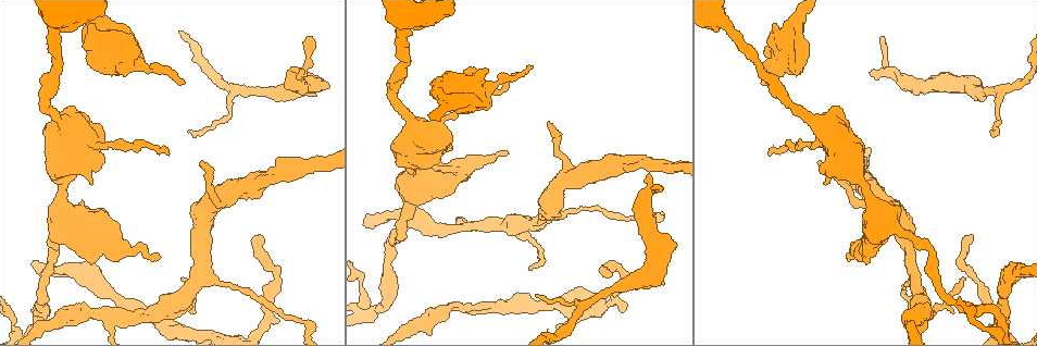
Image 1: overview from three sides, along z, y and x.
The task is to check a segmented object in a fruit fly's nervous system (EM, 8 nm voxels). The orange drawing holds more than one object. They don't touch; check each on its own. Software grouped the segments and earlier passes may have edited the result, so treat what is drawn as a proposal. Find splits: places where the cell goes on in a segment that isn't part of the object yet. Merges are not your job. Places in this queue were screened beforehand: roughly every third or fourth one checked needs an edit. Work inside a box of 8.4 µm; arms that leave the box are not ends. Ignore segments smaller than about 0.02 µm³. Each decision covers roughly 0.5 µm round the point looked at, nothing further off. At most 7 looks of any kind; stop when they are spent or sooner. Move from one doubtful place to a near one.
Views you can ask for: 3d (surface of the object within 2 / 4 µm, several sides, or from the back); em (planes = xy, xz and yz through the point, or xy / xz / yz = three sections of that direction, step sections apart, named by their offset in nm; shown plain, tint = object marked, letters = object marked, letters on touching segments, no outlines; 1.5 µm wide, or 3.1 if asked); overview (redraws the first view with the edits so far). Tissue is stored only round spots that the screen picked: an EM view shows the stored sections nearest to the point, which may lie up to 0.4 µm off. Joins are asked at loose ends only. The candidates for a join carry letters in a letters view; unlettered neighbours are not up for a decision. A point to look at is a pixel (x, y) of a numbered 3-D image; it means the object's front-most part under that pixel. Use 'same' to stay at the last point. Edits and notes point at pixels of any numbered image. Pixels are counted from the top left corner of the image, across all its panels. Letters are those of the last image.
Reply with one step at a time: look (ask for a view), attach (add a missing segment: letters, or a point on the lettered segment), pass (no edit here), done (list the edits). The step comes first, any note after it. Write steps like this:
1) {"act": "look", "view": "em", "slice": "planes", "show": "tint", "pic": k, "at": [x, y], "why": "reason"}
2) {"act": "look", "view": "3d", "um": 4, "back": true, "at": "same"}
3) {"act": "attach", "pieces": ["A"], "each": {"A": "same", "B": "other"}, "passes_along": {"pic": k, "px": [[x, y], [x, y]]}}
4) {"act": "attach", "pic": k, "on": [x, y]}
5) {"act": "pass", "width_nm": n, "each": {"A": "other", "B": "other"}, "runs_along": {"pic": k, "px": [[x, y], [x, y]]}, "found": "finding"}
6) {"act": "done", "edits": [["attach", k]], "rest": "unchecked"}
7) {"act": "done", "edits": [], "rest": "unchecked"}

{"act": "look", "view": "3d", "um": 4, "pic": 1, "at": [183, 82], "why": "branch stops here"}

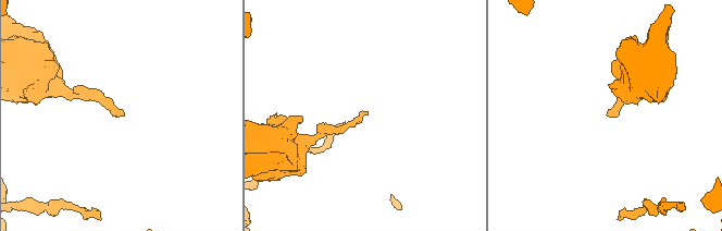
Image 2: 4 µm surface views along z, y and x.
{"act": "look", "view": "em", "slice": "planes", "show": "plain", "pic": 2, "at": [122, 111], "why": "now the EM"}

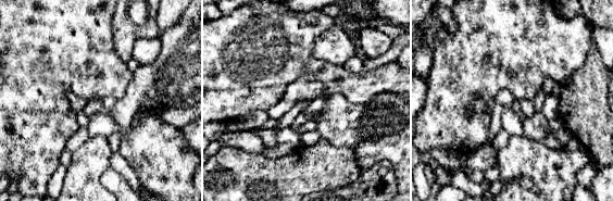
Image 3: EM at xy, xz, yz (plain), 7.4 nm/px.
{"act": "look", "view": "em", "slice": "planes", "show": "letters", "at": "same", "why": "what lies round it"}

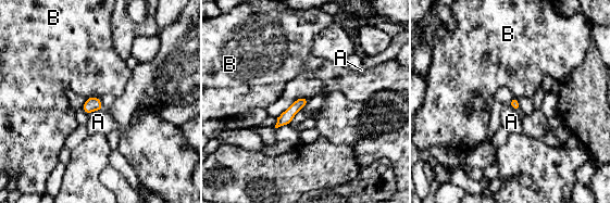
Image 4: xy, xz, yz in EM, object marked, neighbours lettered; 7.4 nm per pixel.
{"act": "pass", "each": {"A": "other", "B": "other"}, "runs_along": {"pic": 4, "px": [[306, 99], [279, 123]]}, "found": "none of them fits"}

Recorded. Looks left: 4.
{"act": "look", "view": "em", "slice": "xz", "step": 8, "show": "letters", "pic": 1, "at": [300, 74], "why": "free end"}

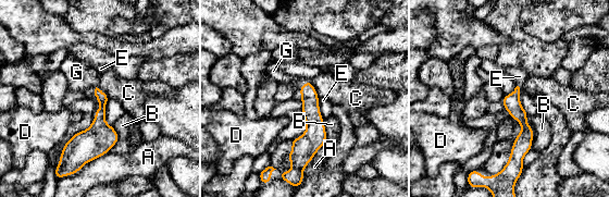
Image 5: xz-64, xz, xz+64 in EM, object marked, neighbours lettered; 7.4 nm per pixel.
{"act": "attach", "pieces": ["G"], "each": {"A": "other", "B": "other", "C": "other", "D": "other", "E": "other", "G": "same"}, "passes_along": {"pic": 5, "px": [[311, 112], [303, 85], [273, 71]]}, "found": "it goes on there"}

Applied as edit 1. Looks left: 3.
{"act": "done", "edits": [["attach", 5]], "rest": "unchecked"}

